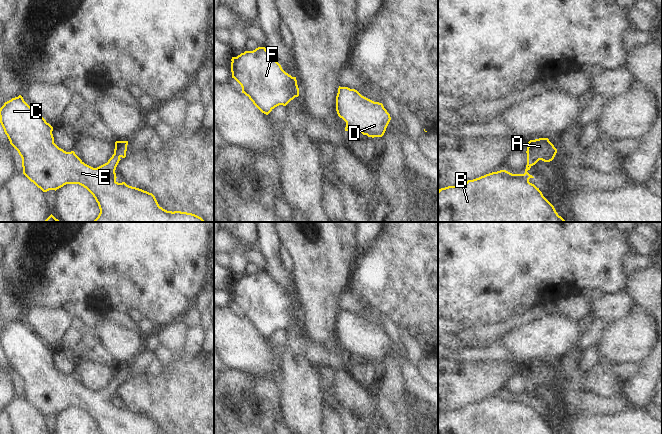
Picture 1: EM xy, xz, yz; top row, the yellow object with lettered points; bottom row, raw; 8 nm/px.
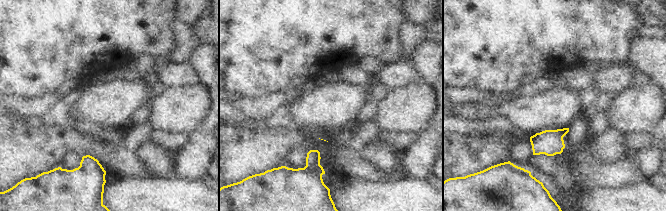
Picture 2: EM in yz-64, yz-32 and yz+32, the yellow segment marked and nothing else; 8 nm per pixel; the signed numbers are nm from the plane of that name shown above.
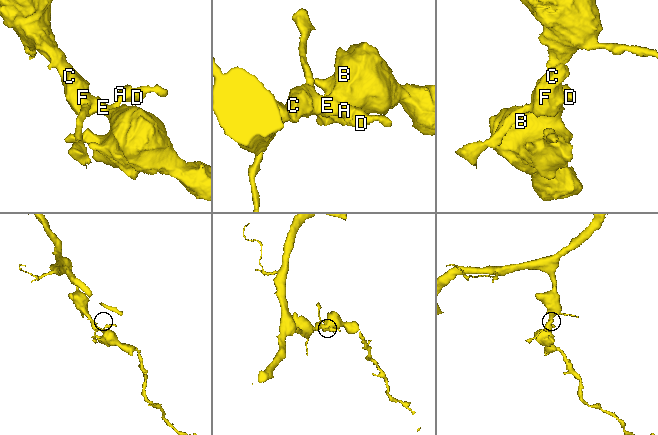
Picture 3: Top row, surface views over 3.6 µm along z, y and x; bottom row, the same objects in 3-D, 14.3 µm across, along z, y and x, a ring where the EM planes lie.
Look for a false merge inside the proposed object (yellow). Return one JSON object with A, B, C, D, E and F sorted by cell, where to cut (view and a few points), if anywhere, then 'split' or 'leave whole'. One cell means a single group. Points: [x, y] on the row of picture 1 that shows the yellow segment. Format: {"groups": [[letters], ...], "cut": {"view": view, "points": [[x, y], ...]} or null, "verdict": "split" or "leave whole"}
{"groups": [["A", "B", "C", "D", "E", "F"]], "cut": null, "verdict": "leave whole"}

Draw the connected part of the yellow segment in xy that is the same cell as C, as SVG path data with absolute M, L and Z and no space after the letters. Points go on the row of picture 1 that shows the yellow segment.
M21 95L12 98L0 108L0 123L7 135L10 144L18 151L22 158L23 174L43 192L57 190L66 184L79 184L86 188L98 203L100 213L94 222L205 222L201 217L187 212L167 211L159 206L152 193L116 181L116 167L126 157L128 141L116 141L114 154L107 163L93 168L85 164L74 151L66 152L54 143L53 127L32 107Z

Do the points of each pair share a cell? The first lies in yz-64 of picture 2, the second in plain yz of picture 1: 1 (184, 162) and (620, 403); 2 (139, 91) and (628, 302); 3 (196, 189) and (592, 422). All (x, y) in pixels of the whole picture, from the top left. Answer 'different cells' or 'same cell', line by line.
1: different cells
2: different cells
3: same cell

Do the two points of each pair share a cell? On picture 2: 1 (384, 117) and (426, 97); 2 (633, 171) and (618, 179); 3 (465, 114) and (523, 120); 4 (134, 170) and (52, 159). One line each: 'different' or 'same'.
1: same
2: same
3: same
4: same

